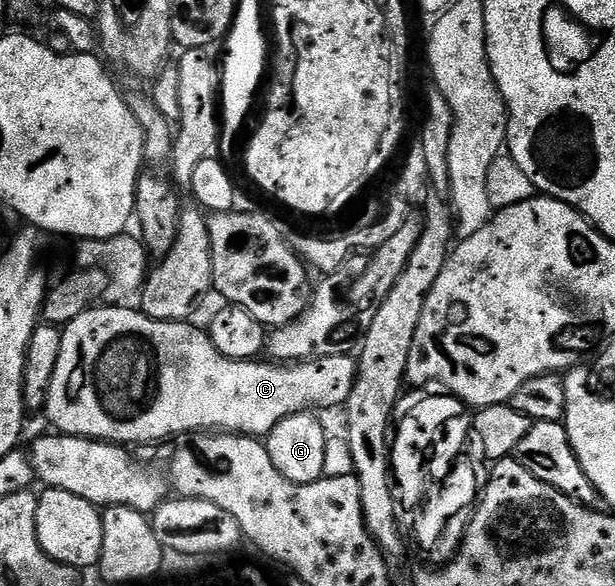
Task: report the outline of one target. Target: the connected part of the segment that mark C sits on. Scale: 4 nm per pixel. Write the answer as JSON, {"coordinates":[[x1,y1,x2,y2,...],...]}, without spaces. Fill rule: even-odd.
{"coordinates":[[96,305,88,306,87,310,82,311,77,318,73,320,73,322,66,324,62,328,63,336,61,337,61,353,57,357,57,369,53,369,53,377,51,378,51,384,49,385,49,393,47,394,47,406,45,408,45,416,47,415,47,419,49,422,55,426,54,430,56,432,62,433,64,435,79,435,83,439,101,439,105,443,117,443,120,445,132,445,131,443,155,443,158,439,167,439,170,440,172,437,182,436,184,433,211,433,211,432,219,432,219,433,234,433,236,435,249,435,252,437,266,437,269,432,271,432,277,424,285,417,289,417,290,415,298,415,300,413,306,412,308,409,319,409,315,407,339,407,342,408,344,404,347,402,347,398,349,397,349,393,353,389,353,385,355,384,355,372,357,370,357,363,354,358,350,354,346,355,326,355,325,357,321,357,320,359,305,359,302,361,287,361,287,362,279,362,279,361,266,361,267,363,263,363,264,361,252,361,249,359,230,359,229,357,225,357,221,354,218,349,212,345,211,336,207,334,206,330,202,326,194,327,191,324,191,321,180,321,180,322,171,322,169,320,157,320,151,319,150,316,144,314,143,311,136,309,134,307,117,307,121,305,111,305,115,307,95,307]]}

